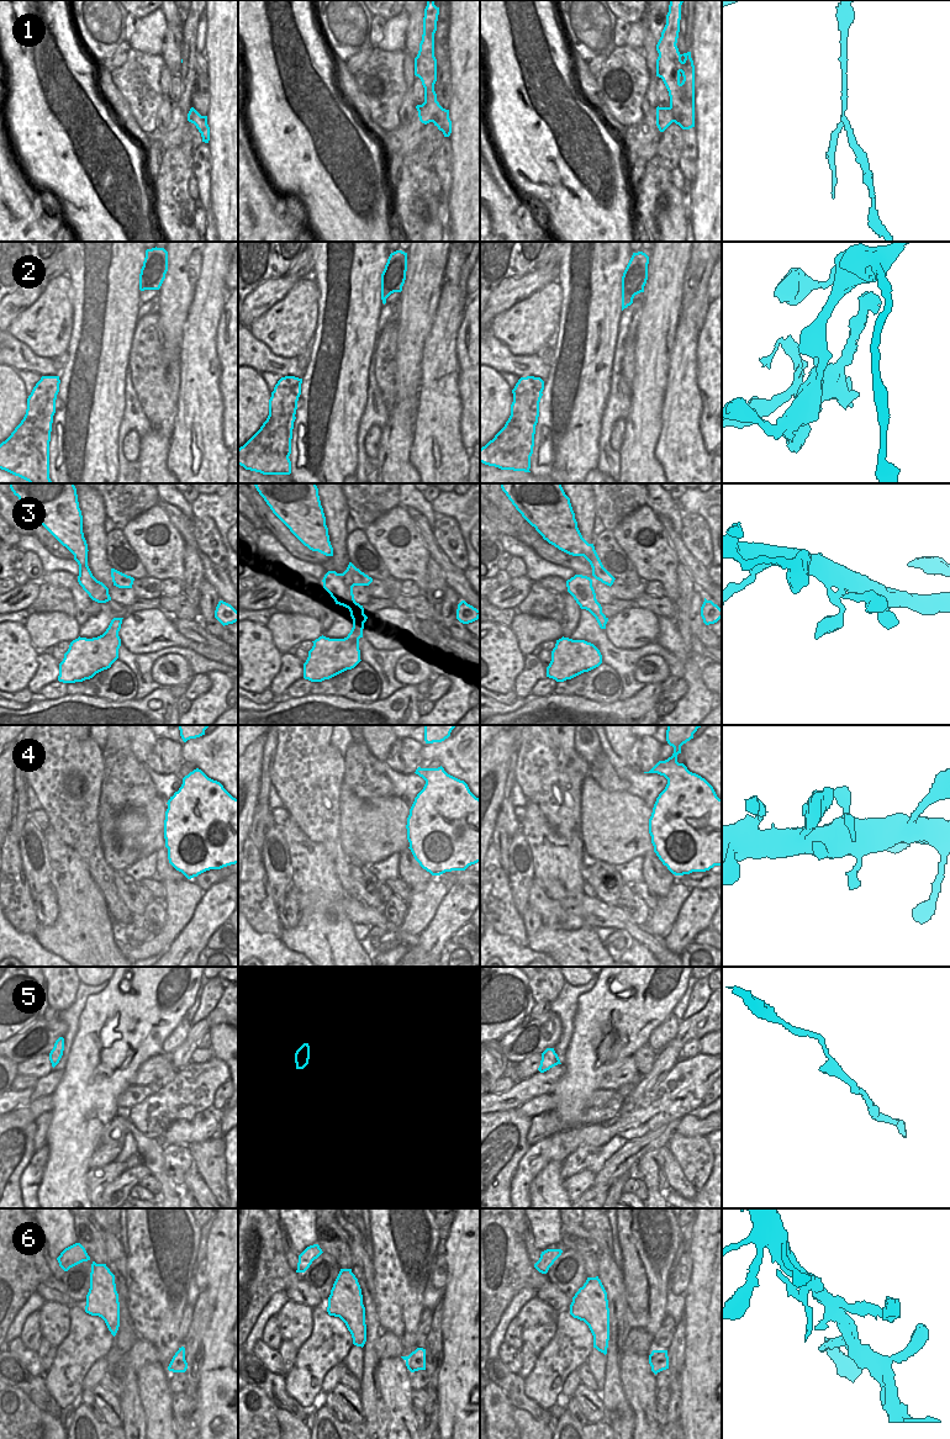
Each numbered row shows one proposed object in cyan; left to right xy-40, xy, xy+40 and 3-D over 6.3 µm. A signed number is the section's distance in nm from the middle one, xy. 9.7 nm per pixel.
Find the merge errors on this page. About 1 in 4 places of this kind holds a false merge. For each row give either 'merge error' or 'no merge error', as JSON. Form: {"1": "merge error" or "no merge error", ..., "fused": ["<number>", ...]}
{"1": "merge error", "2": "merge error", "3": "no merge error", "4": "no merge error", "5": "no merge error", "6": "no merge error", "fused": ["1", "2"]}

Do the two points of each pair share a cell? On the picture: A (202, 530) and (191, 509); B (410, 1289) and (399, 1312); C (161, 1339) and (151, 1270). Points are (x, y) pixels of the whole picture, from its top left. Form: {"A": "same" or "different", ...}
{"A": "different", "B": "same", "C": "same"}

